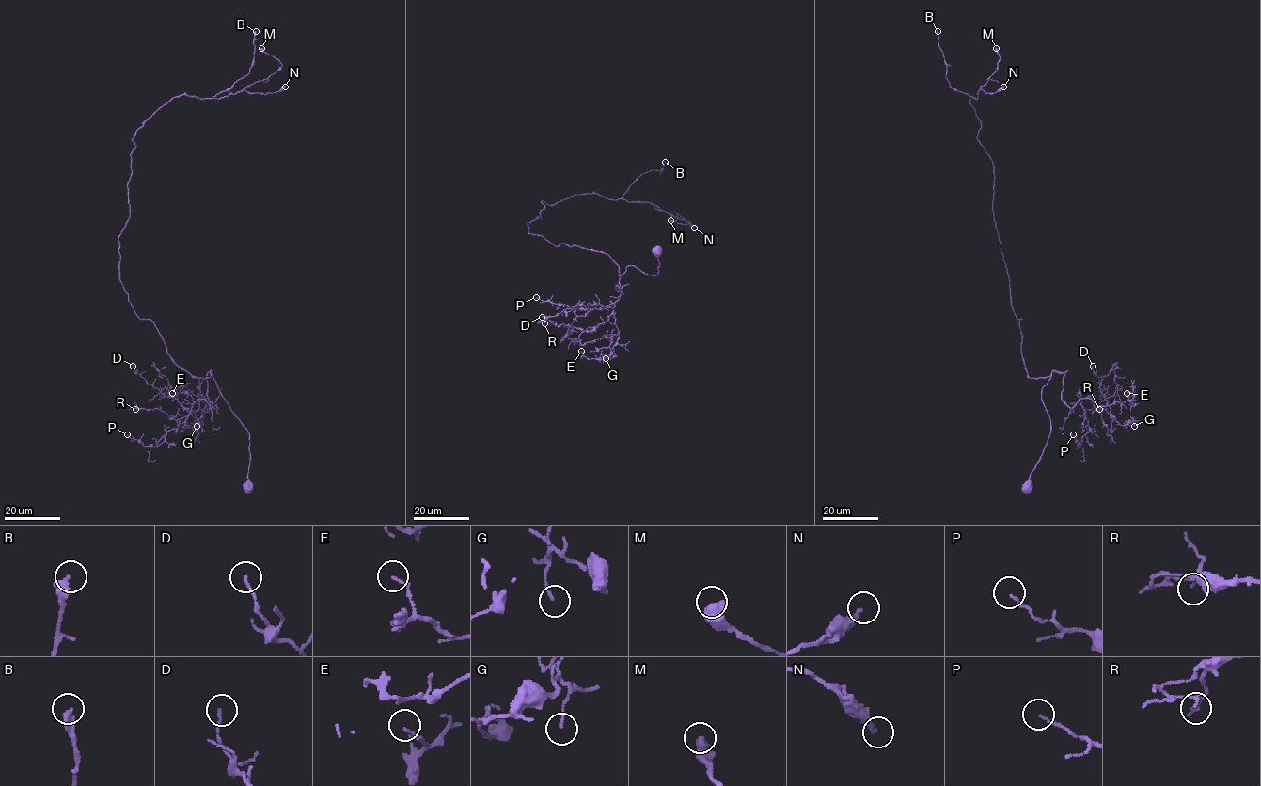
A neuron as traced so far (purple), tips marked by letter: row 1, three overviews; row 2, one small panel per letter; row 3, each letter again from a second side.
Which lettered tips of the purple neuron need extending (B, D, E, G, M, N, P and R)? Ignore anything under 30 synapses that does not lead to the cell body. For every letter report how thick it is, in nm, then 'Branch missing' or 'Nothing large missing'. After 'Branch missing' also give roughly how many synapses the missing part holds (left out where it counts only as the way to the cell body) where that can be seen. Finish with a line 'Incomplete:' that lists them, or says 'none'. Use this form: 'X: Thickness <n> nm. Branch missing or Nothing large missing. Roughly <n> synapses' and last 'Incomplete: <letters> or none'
B: Thickness 400 nm. Nothing large missing
D: Thickness 120 nm. Nothing large missing
E: Thickness 100 nm. Nothing large missing
G: Thickness 130 nm. Nothing large missing
M: Thickness 600 nm. Nothing large missing
N: Thickness 240 nm. Nothing large missing
P: Thickness 120 nm. Nothing large missing
R: Thickness 130 nm. Nothing large missing
Incomplete: none

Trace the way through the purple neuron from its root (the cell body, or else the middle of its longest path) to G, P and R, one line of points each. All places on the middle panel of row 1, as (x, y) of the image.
G: (657, 252), (657, 275), (628, 265), (619, 276), (622, 294), (613, 311), (618, 333), (606, 358)
P: (657, 252), (657, 275), (628, 265), (619, 276), (621, 290), (616, 286), (619, 298), (584, 315), (536, 297)
R: (657, 252), (658, 274), (628, 265), (614, 303), (567, 308), (544, 323)

